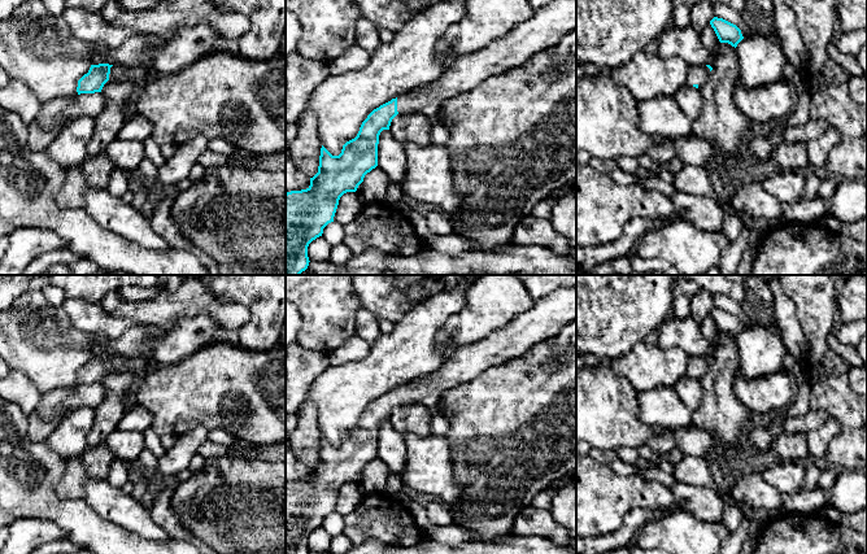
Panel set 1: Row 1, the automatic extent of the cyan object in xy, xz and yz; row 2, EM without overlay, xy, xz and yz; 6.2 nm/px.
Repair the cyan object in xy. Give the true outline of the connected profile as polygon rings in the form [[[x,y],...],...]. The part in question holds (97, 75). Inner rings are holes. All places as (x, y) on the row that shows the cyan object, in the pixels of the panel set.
[[[109,64],[91,65],[88,73],[78,80],[77,92],[78,95],[101,92],[108,80],[131,82],[138,92],[149,78],[149,73],[143,67]]]

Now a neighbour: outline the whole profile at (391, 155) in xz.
[[[383,130],[379,135],[378,167],[393,182],[402,182],[405,179],[406,154],[404,144],[396,140],[389,130]]]

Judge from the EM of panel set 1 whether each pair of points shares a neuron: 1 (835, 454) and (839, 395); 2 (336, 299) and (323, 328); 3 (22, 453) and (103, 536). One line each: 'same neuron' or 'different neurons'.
1: same neuron
2: same neuron
3: same neuron

